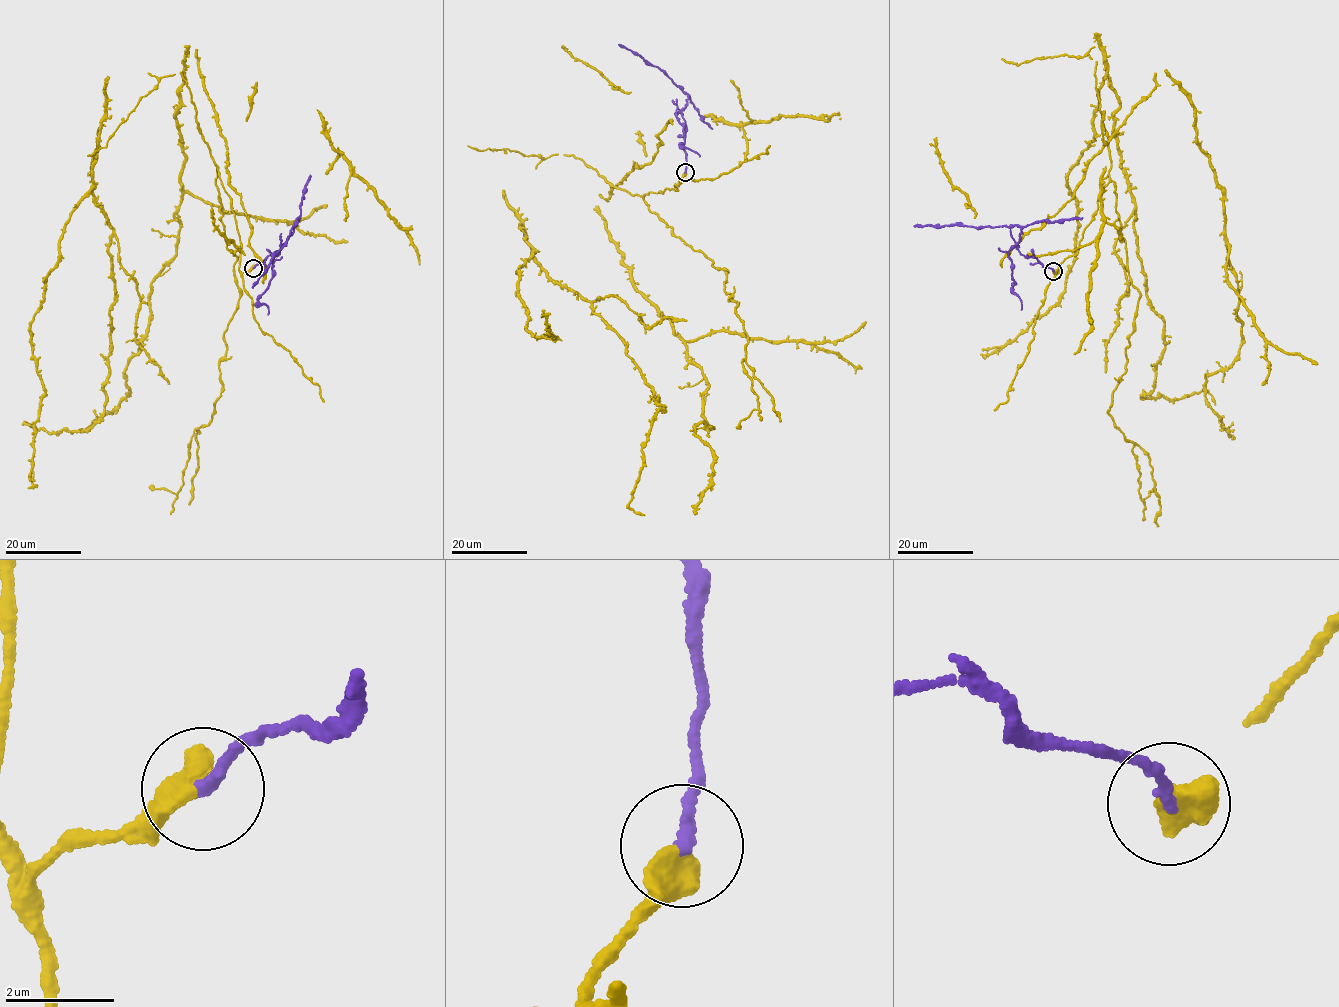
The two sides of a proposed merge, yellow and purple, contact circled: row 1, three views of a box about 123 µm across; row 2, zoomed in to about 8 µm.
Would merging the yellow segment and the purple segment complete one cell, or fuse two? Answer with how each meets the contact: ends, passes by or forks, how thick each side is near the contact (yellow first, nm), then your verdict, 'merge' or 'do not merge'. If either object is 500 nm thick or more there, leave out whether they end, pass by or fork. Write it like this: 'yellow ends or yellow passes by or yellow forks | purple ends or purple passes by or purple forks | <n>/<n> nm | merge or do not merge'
650/220 nm | do not merge

